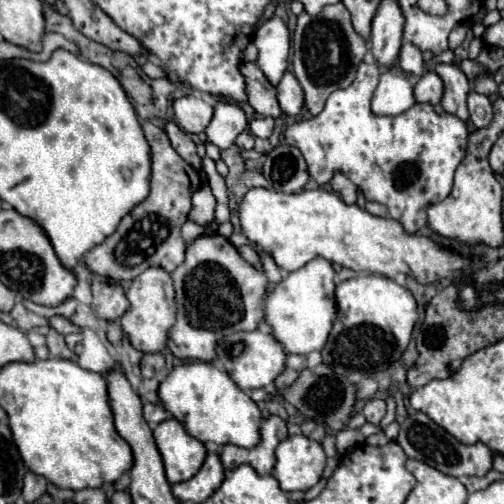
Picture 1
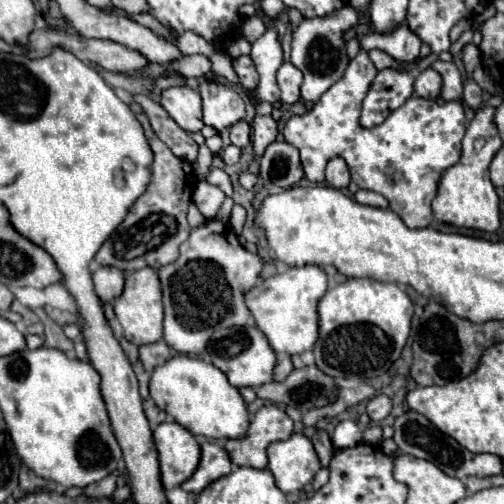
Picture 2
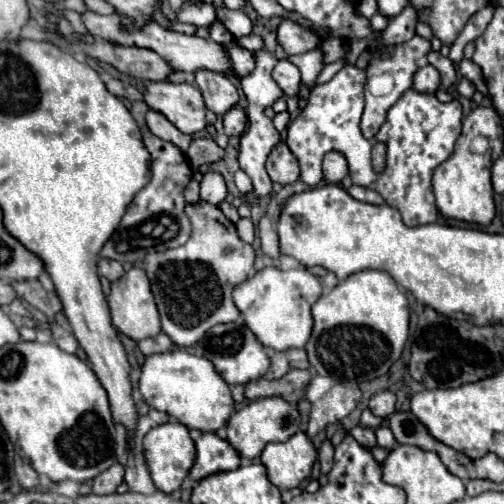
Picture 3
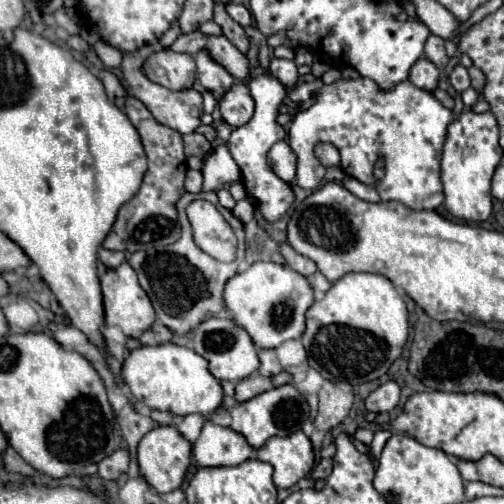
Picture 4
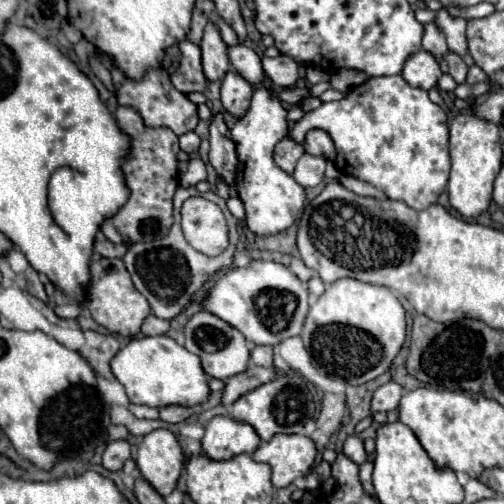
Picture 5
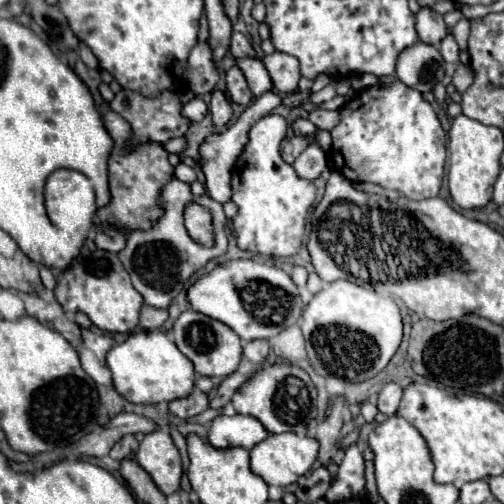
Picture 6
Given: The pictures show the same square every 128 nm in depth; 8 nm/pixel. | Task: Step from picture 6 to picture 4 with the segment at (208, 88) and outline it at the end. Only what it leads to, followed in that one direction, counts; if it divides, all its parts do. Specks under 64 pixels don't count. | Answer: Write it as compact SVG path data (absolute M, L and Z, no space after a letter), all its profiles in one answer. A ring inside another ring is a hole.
M170 48L162 50L146 60L144 72L152 82L162 84L170 90L192 88L192 84L196 80L194 54L174 52Z

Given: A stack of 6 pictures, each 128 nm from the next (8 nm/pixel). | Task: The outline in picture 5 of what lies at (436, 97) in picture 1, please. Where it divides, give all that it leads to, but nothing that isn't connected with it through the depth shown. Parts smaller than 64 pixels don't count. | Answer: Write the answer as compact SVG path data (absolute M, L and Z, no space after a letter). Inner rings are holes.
M420 50L416 54L412 54L404 68L402 68L402 76L404 80L414 86L414 88L424 88L424 90L430 90L436 86L436 82L440 80L442 76L442 70L440 70L440 64L438 60L426 52L426 50Z

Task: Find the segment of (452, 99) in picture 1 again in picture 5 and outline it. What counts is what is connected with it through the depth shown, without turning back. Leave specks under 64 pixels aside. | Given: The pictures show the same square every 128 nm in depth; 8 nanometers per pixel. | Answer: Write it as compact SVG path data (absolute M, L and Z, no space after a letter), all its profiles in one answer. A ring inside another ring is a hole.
M424 24L424 36L422 36L422 48L432 52L436 58L444 56L444 52L448 50L446 46L446 38L444 38L444 32L434 24Z

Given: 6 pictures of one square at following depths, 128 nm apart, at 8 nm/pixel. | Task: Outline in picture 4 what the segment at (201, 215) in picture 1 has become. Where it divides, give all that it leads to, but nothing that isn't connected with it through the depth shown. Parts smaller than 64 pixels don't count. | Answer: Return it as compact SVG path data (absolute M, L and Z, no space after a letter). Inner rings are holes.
M228 144L216 146L202 166L203 187L202 191L217 191L222 184L240 182L240 168L234 162Z

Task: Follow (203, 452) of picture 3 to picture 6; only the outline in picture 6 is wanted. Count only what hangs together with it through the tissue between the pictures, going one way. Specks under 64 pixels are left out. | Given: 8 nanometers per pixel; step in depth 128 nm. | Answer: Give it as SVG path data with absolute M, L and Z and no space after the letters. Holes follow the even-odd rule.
M234 414L234 416L216 416L208 432L208 442L216 448L254 448L268 436L268 430L254 416Z

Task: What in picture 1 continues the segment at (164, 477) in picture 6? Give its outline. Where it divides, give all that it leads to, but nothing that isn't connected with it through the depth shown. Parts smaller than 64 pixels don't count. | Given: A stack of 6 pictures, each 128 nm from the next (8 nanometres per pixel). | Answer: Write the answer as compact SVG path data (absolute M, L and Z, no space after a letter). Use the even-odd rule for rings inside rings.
M164 420L154 430L156 446L164 460L166 478L170 484L190 480L206 458L206 448L192 438L178 420Z

